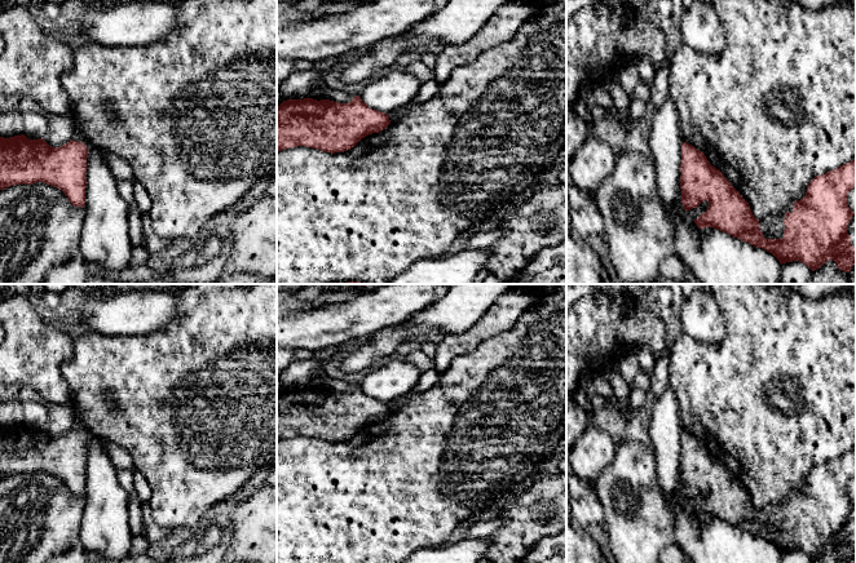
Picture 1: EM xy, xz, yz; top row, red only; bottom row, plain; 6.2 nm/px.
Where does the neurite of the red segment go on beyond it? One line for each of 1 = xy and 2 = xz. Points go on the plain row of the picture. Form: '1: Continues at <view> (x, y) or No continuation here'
1: No continuation here
2: No continuation here

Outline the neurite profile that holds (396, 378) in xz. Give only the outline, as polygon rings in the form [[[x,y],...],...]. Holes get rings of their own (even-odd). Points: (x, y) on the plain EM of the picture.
[[[392,360],[370,372],[359,386],[370,398],[391,403],[410,393],[420,374],[422,372],[415,365],[405,360]]]

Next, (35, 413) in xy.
[[[23,402],[23,417],[25,417],[25,425],[30,429],[39,429],[44,427],[47,420],[48,420],[48,411],[44,405],[44,402]]]

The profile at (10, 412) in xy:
[[[17,398],[0,402],[0,426],[9,427],[25,424],[22,402]]]

